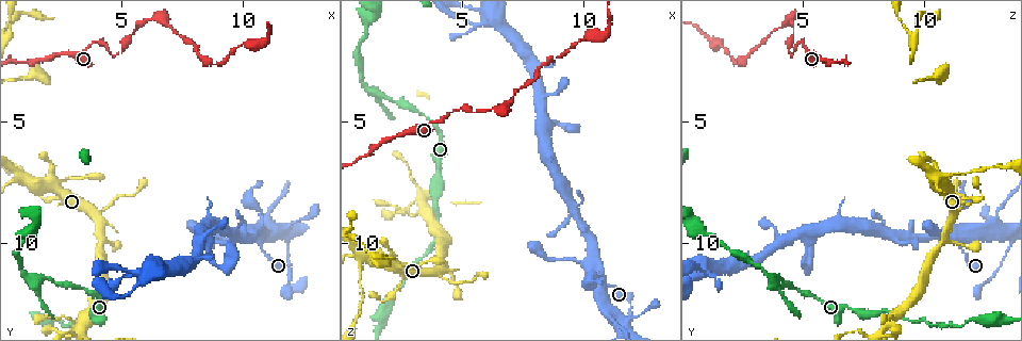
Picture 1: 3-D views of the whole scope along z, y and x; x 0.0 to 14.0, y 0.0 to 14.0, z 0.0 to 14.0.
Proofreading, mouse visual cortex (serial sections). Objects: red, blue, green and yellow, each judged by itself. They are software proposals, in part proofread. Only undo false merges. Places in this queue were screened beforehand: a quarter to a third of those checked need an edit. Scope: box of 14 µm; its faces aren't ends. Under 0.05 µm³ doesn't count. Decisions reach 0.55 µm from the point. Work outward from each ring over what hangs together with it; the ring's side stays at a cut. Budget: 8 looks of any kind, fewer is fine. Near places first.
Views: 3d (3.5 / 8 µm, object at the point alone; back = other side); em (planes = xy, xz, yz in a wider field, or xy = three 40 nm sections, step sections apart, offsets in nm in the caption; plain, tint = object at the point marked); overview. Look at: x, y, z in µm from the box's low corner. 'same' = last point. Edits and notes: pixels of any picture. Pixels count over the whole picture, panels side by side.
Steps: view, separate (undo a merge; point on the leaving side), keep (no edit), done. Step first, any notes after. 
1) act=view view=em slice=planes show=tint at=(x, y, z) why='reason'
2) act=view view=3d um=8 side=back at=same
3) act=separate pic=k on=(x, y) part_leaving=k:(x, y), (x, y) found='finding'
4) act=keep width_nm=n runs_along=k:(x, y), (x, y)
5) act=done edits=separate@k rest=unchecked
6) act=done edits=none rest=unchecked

act=view view=3d um=3.5 at=(3.9, 8.8, 11.2) why='sudden change in width'

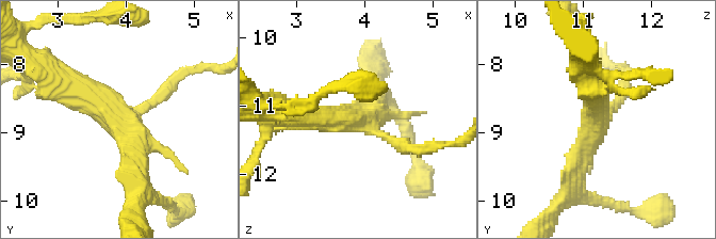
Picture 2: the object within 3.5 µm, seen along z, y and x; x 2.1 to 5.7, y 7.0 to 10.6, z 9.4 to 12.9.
act=view view=em slice=xy step=2 show=tint at=(3.90, 8.85, 11.15)

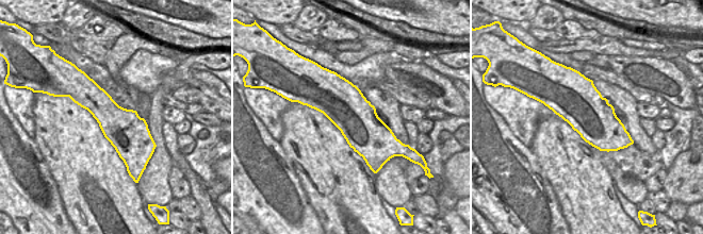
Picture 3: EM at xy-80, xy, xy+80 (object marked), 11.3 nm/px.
act=keep runs_along=2:(61, 83), (133, 139), (140, 185) found='continuous, no second cell'

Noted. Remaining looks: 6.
act=view view=3d um=8 at=(2.4, 2.2, 5.6) why='narrows sharply'

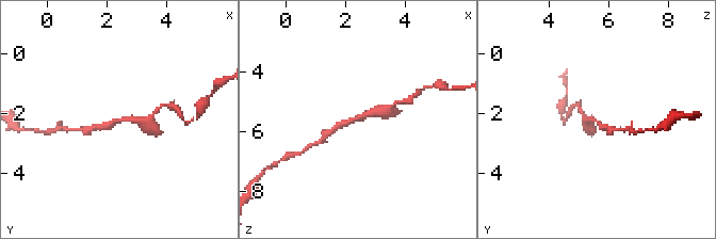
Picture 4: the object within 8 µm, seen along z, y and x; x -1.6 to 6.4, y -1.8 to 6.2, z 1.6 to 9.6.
act=view view=3d um=3.5 at=(2.3, 2.2, 5.6) why='closer look'

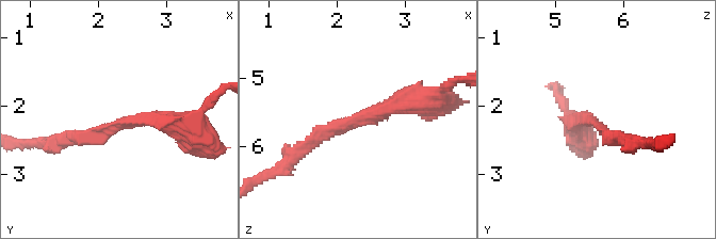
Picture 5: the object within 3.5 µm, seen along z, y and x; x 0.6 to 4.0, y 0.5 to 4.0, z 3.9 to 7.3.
act=view view=em slice=xy step=1 show=tint at=(2.30, 2.30, 5.65) why='need the tissue'

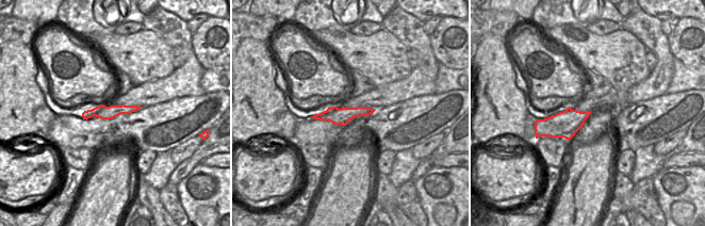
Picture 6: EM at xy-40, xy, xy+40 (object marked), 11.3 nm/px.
act=keep arm_widths_nm=200,250 runs_along=6:(370, 111), (318, 116) found='one cell here'

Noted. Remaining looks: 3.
act=view view=3d um=3.5 at=(10.8, 9.3, 11.0) why='small branch off a trunk'

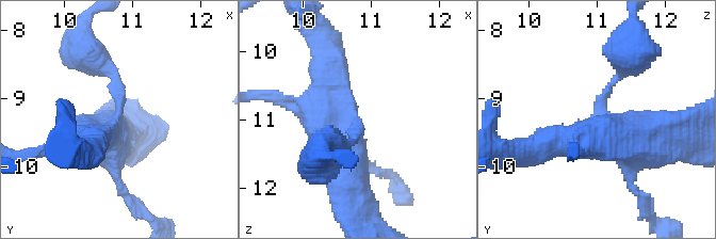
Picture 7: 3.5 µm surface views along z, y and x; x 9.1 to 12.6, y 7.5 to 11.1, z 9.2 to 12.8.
act=view view=em slice=planes show=tint at=(10.75, 9.25, 11.05) arms=4 arm_widths_nm=150,200,350,400 why='shape alone is not enough'

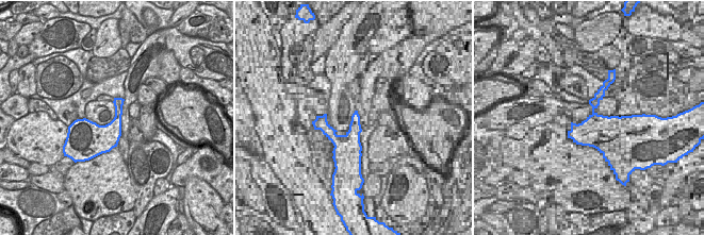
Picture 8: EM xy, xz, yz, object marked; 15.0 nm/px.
act=keep runs_along=7:(353, 154), (323, 128), (323, 44) found='continuous, no second cell'

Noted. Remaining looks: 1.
act=done edits=none rest=unchecked

